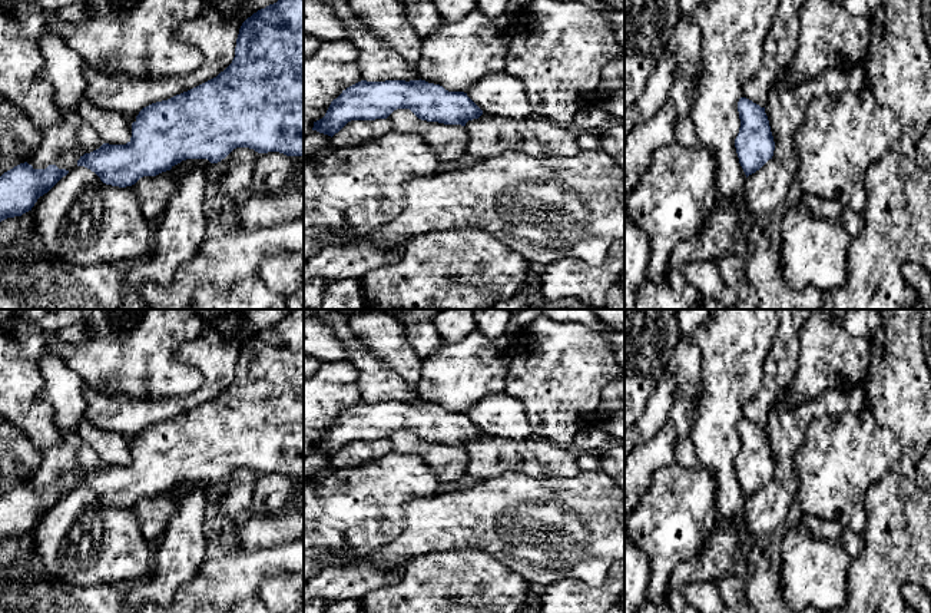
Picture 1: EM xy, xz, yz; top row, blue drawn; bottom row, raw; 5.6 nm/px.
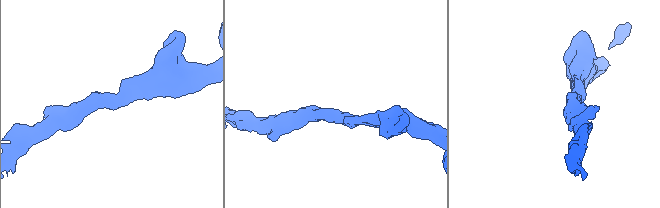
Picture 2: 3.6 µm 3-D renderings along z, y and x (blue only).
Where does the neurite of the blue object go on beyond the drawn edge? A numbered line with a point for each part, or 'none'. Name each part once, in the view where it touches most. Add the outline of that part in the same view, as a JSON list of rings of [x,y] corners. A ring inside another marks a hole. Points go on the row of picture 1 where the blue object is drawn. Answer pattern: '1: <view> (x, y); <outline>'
none

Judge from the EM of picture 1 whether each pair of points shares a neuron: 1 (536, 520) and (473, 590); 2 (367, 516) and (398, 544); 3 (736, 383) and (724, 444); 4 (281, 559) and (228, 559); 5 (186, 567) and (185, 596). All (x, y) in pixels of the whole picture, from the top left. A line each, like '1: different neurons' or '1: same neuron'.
1: different neurons
2: different neurons
3: same neuron
4: same neuron
5: different neurons

